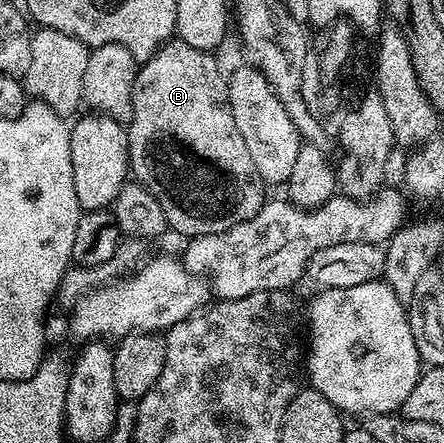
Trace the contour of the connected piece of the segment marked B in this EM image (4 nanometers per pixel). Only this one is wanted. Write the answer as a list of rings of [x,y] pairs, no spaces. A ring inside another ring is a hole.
[[[178,37],[163,43],[137,70],[132,90],[132,117],[127,124],[128,161],[135,182],[141,183],[162,205],[169,228],[195,237],[222,233],[242,221],[250,221],[266,202],[266,184],[254,169],[254,161],[234,125],[228,108],[228,81],[220,72],[215,54],[194,49]]]

